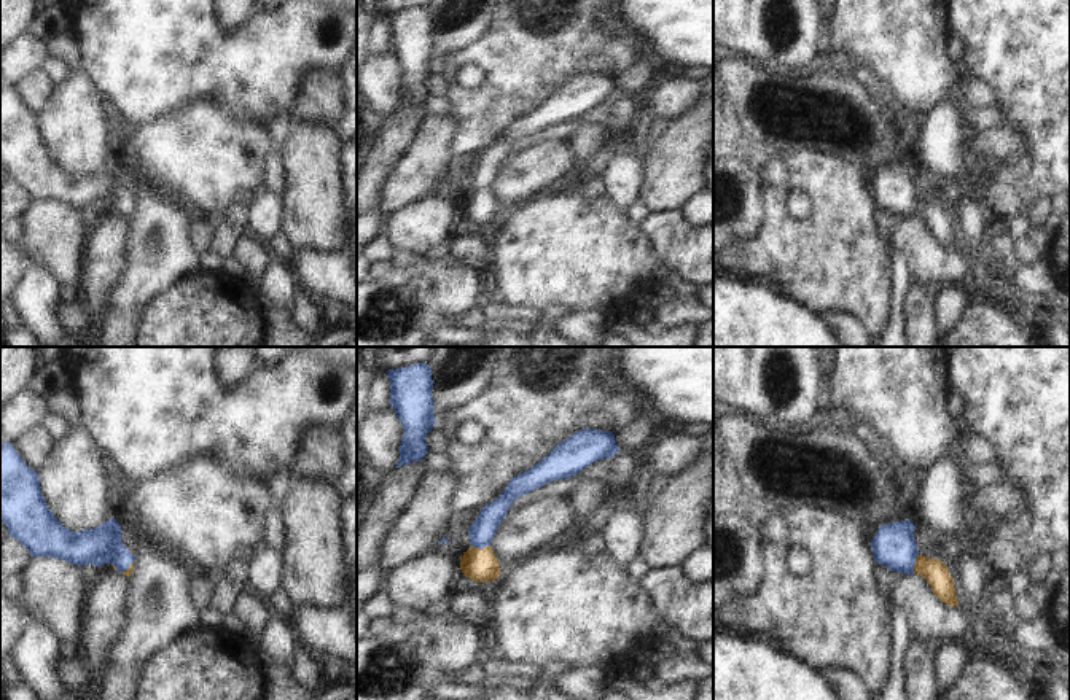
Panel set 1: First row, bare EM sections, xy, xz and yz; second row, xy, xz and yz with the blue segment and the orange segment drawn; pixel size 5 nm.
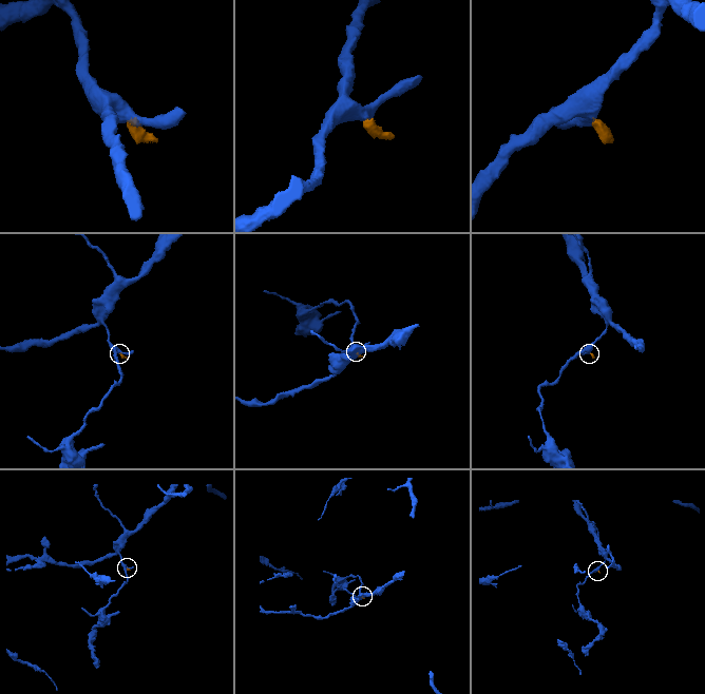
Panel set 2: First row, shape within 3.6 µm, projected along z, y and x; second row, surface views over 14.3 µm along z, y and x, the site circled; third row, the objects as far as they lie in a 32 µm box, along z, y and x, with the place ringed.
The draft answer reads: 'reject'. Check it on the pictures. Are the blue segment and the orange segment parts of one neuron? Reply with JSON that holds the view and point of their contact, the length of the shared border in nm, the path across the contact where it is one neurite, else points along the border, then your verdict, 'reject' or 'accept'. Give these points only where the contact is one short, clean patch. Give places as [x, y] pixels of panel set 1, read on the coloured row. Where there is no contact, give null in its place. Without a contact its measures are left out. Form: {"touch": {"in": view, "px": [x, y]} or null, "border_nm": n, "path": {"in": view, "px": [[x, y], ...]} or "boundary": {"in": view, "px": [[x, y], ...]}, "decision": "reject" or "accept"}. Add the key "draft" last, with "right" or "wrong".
{"touch": {"in": "yz", "px": [914, 562]}, "border_nm": 110, "path": {"in": "yz", "px": [[894, 546], [914, 562], [935, 571]]}, "decision": "accept", "draft": "wrong"}

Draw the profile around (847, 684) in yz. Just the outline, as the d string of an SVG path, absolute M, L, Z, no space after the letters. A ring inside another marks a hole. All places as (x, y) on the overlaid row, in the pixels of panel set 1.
M826 668L822 673L842 700L873 700L873 694L855 673L845 668Z

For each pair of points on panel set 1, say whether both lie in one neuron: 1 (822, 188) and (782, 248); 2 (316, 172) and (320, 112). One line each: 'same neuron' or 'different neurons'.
1: same neuron
2: different neurons

